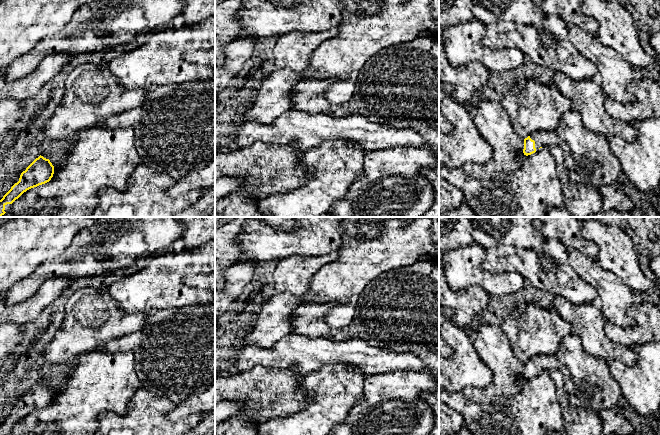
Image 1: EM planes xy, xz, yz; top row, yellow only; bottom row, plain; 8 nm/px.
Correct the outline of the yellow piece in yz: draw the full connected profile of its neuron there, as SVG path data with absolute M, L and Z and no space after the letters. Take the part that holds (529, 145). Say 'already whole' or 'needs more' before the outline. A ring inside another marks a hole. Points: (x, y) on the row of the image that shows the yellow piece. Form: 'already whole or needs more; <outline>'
needs more; M536 131L524 139L523 153L528 156L535 153L542 147L550 148L552 146L559 145L560 142L561 139L556 131Z

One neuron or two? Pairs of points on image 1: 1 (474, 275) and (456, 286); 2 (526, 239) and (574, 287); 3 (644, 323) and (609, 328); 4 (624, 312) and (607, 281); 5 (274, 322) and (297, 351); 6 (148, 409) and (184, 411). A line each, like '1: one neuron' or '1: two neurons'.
1: one neuron
2: two neurons
3: one neuron
4: one neuron
5: two neurons
6: two neurons

